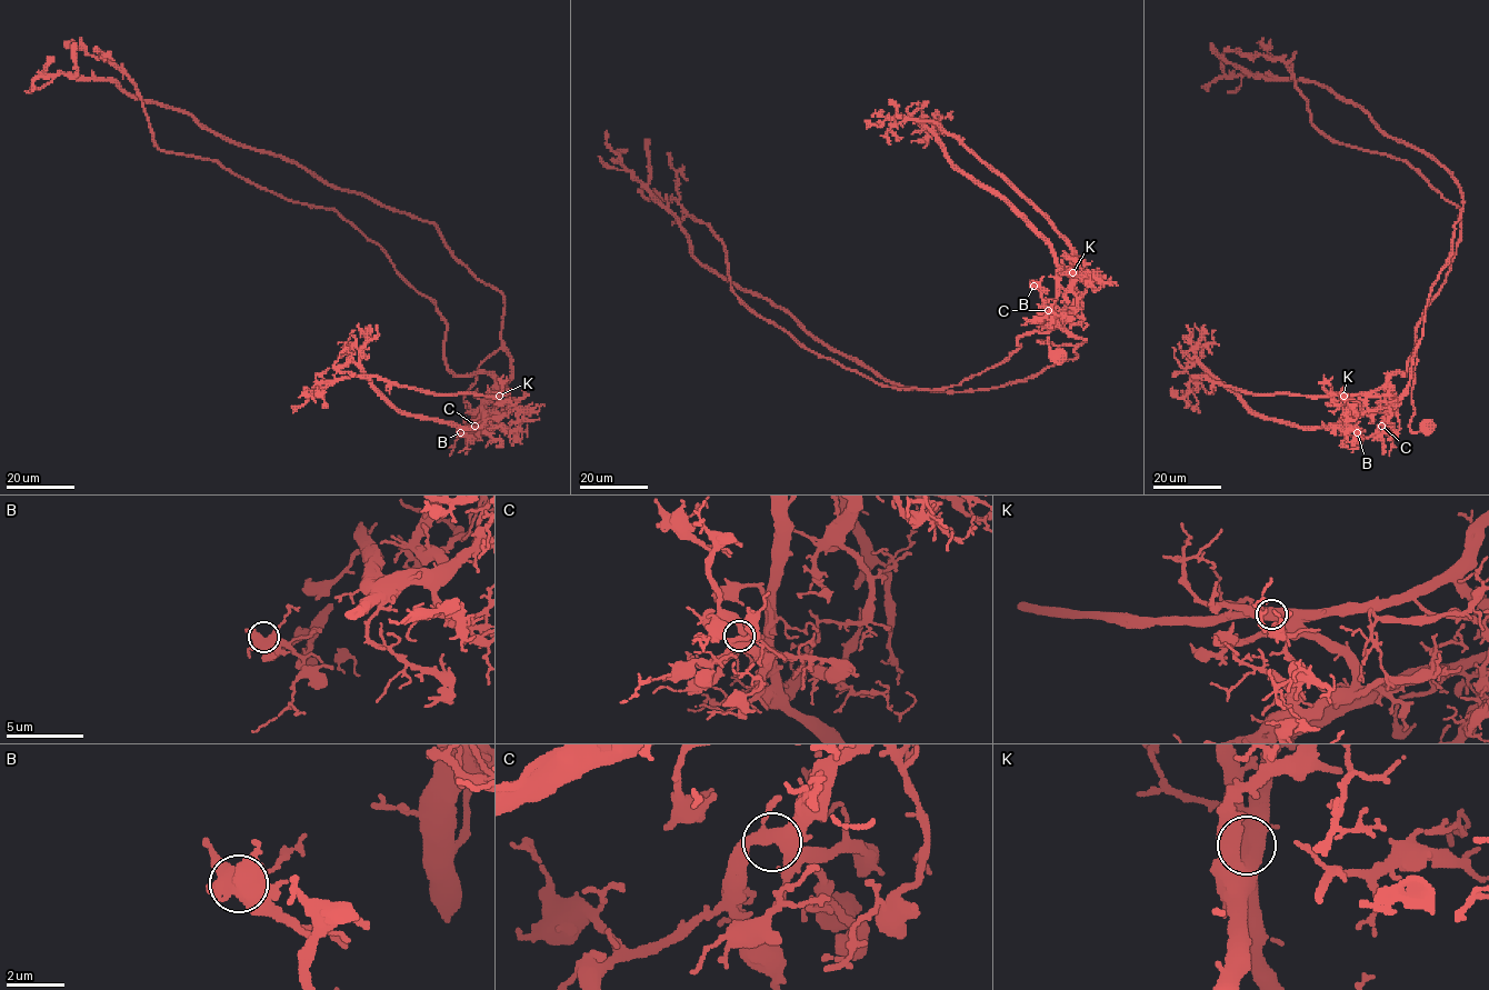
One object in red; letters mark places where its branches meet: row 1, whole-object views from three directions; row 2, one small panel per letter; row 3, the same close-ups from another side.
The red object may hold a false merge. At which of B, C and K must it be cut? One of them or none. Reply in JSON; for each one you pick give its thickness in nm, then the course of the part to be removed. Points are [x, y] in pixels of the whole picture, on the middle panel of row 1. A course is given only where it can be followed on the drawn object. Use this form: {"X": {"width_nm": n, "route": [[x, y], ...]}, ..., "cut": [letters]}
{"K": {"width_nm": 600, "route": [[1072, 272], [1071, 313], [998, 364], [940, 389], [882, 387], [735, 292], [725, 246], [678, 203], [667, 152]]}, "cut": ["K"]}

